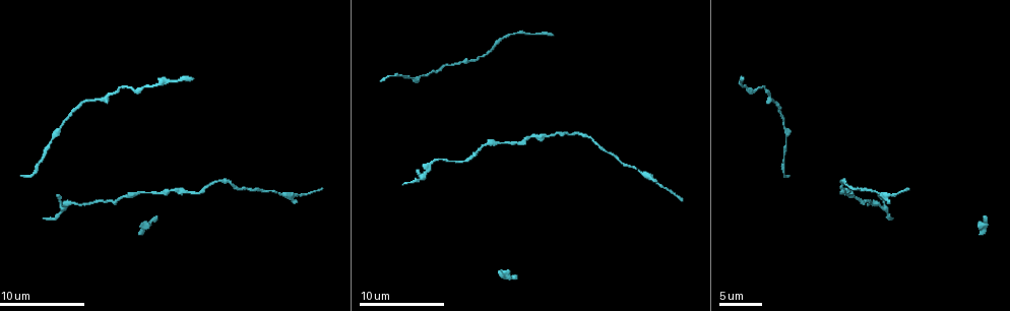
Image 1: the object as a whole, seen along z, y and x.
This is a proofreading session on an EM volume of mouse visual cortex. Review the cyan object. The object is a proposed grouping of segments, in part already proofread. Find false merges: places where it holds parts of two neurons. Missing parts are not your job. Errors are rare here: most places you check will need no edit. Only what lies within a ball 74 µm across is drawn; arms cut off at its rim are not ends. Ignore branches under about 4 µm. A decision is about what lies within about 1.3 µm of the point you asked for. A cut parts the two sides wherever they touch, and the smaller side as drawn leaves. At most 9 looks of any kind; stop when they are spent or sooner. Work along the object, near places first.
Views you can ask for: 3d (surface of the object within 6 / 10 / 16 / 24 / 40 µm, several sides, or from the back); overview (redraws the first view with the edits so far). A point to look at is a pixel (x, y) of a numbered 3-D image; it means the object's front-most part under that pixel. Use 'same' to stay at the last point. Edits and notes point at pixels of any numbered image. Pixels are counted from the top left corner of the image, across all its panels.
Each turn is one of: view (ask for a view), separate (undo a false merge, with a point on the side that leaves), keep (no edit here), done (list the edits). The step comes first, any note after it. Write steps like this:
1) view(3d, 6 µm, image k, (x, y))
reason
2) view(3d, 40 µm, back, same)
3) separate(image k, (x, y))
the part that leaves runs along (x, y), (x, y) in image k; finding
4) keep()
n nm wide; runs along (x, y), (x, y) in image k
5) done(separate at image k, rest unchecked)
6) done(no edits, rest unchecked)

view(3d, 10 µm, image 1, (785, 140))

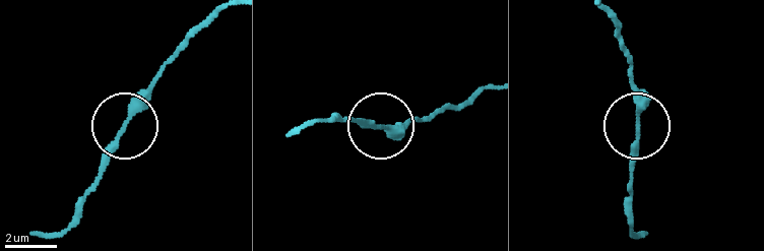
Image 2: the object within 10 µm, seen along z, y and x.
view(3d, 10 µm, back, image 2, (381, 127))

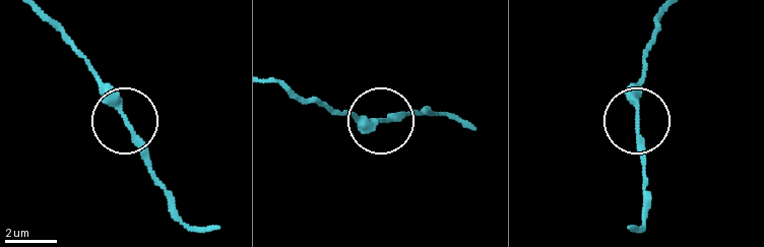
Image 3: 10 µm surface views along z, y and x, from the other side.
keep()
220 nm wide; continuous, no second neuron

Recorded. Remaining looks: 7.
view(3d, 10 µm, image 1, (134, 195))
calibre changes

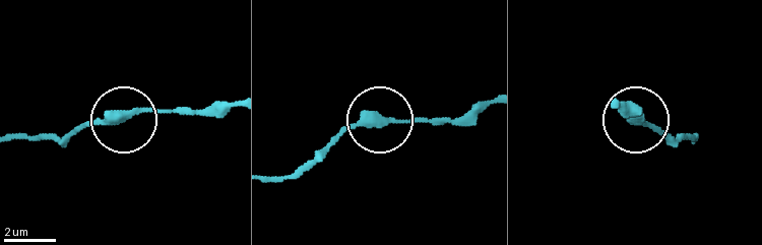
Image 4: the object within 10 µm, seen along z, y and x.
keep()
runs along (17, 138), (64, 138), (142, 113), (212, 113) in image 4; continuous, no second neuron

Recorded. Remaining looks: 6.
view(3d, 10 µm, image 1, (116, 93))
sudden change in width

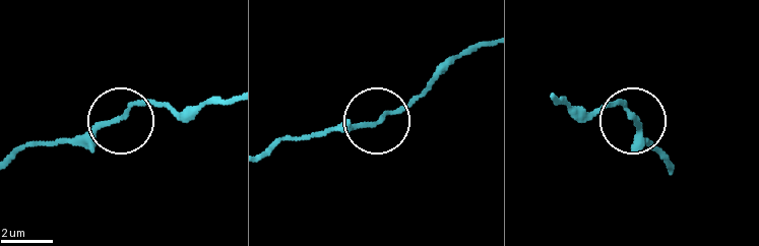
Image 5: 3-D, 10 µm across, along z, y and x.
keep()
one neuron here

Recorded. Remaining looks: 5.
view(3d, 10 µm, image 1, (176, 80))
narrows sharply

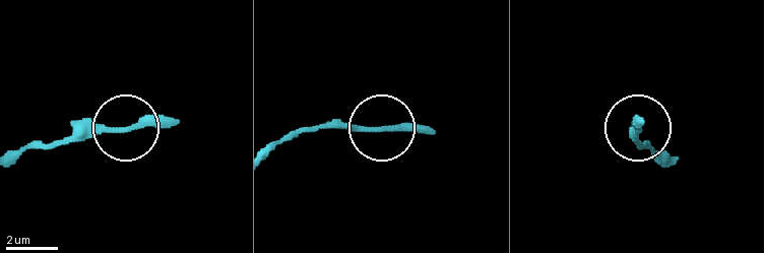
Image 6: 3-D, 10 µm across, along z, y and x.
view(3d, 10 µm, back, image 6, (377, 128))
from behind

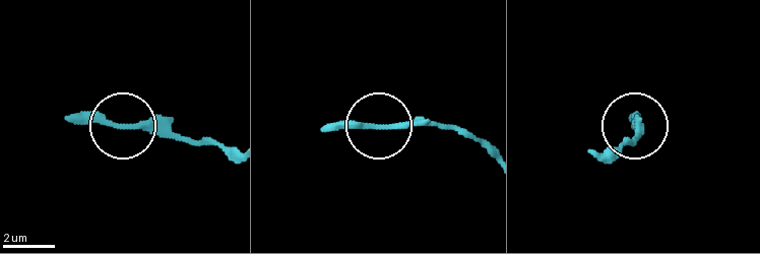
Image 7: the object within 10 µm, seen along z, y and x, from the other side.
keep()
runs along (234, 148), (124, 124) in image 7; all the same neuron

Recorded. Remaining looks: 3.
done(no edits, rest unchecked)

